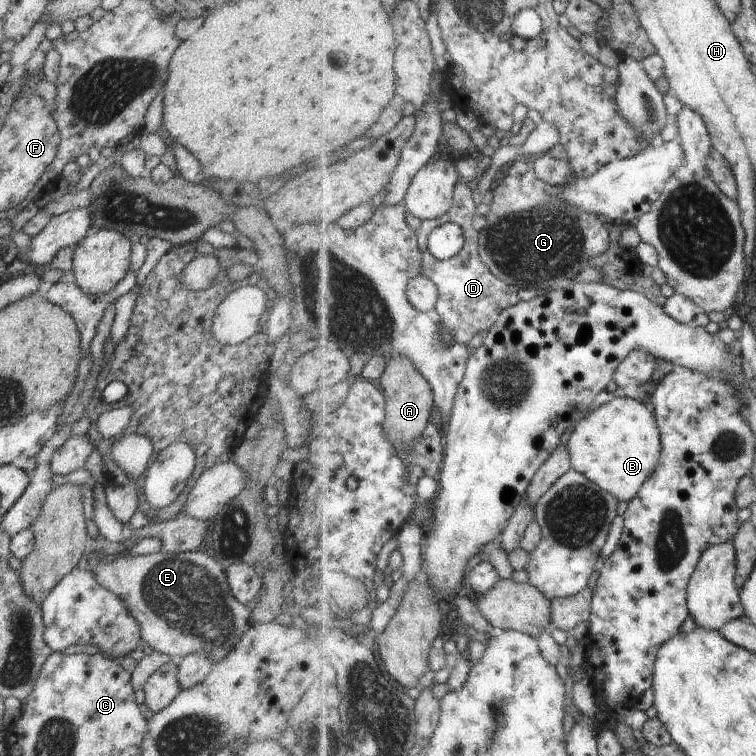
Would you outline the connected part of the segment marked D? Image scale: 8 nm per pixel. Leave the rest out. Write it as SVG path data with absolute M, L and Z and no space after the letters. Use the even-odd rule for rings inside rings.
M462 181L455 193L453 210L450 210L450 213L443 218L424 221L417 231L419 246L423 253L422 274L429 277L439 287L441 296L437 303L436 312L440 315L440 323L444 324L448 328L448 332L452 334L455 345L460 343L468 345L478 332L489 332L495 327L504 310L521 302L520 294L518 294L521 289L496 277L483 262L481 245L479 244L481 232L474 228L478 206L474 202L472 188L468 186L467 181ZM447 223L457 223L463 226L467 239L466 247L455 258L439 260L430 251L429 239L434 230Z

